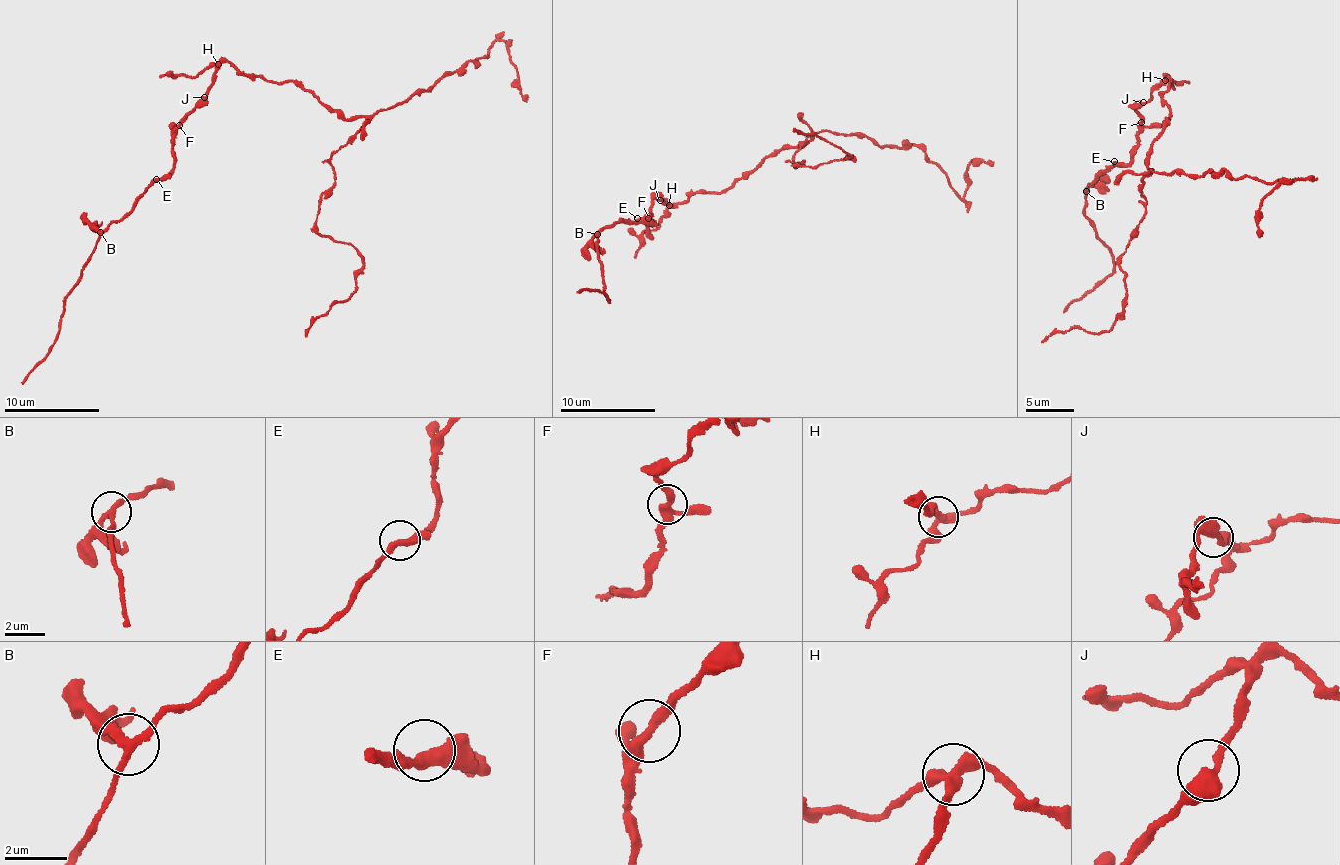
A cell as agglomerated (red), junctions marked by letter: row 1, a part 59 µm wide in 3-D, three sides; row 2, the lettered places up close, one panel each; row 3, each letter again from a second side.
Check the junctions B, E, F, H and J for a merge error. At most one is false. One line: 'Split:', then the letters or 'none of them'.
Split: H

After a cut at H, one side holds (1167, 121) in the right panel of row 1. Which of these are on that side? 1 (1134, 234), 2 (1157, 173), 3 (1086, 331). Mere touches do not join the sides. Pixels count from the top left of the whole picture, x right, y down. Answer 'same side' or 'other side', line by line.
1: same side
2: same side
3: same side

